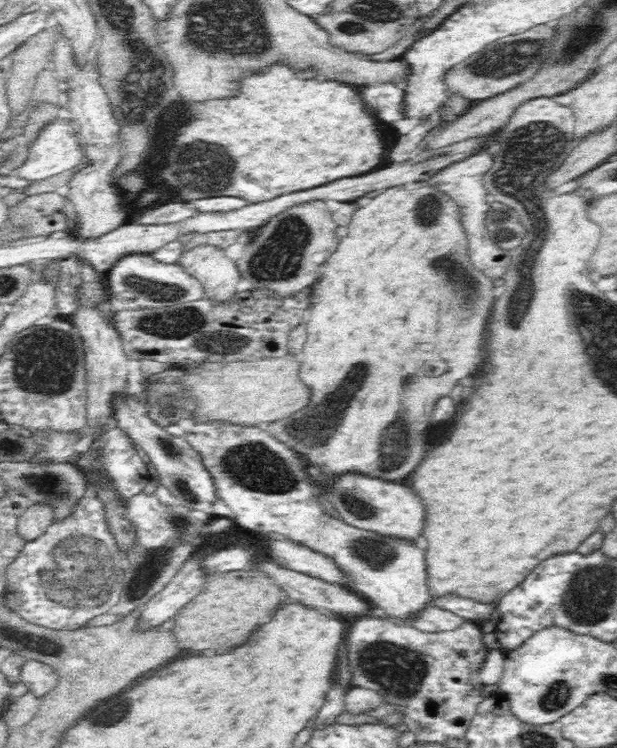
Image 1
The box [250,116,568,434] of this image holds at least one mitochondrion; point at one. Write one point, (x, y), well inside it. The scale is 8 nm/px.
(464, 285)

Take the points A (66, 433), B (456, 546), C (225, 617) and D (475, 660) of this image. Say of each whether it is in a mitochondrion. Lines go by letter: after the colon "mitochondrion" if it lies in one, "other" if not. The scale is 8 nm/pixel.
A: other
B: other
C: other
D: other

